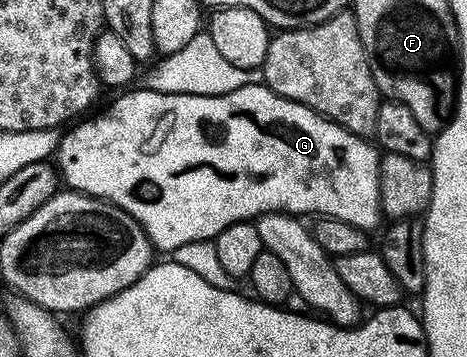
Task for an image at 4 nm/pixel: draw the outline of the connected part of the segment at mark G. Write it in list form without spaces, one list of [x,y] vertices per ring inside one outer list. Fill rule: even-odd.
[[[263,83],[246,85],[237,91],[229,91],[212,97],[185,95],[184,93],[162,93],[146,87],[134,89],[120,92],[123,94],[100,117],[95,117],[92,121],[80,120],[78,124],[71,127],[76,127],[76,129],[68,128],[62,134],[57,152],[57,160],[59,159],[57,169],[61,174],[62,184],[68,190],[88,193],[91,197],[102,197],[104,201],[112,201],[114,205],[121,207],[129,215],[133,215],[133,219],[137,219],[137,223],[141,223],[141,227],[147,232],[147,237],[156,250],[174,251],[185,243],[211,241],[221,231],[225,231],[225,227],[229,227],[233,223],[250,221],[271,212],[294,215],[315,213],[314,215],[333,217],[336,221],[356,225],[364,231],[380,228],[379,217],[384,216],[381,207],[381,191],[379,190],[379,158],[381,153],[368,138],[353,135],[349,130],[339,126],[336,121],[330,121],[329,118],[313,112],[301,103],[277,95]]]

